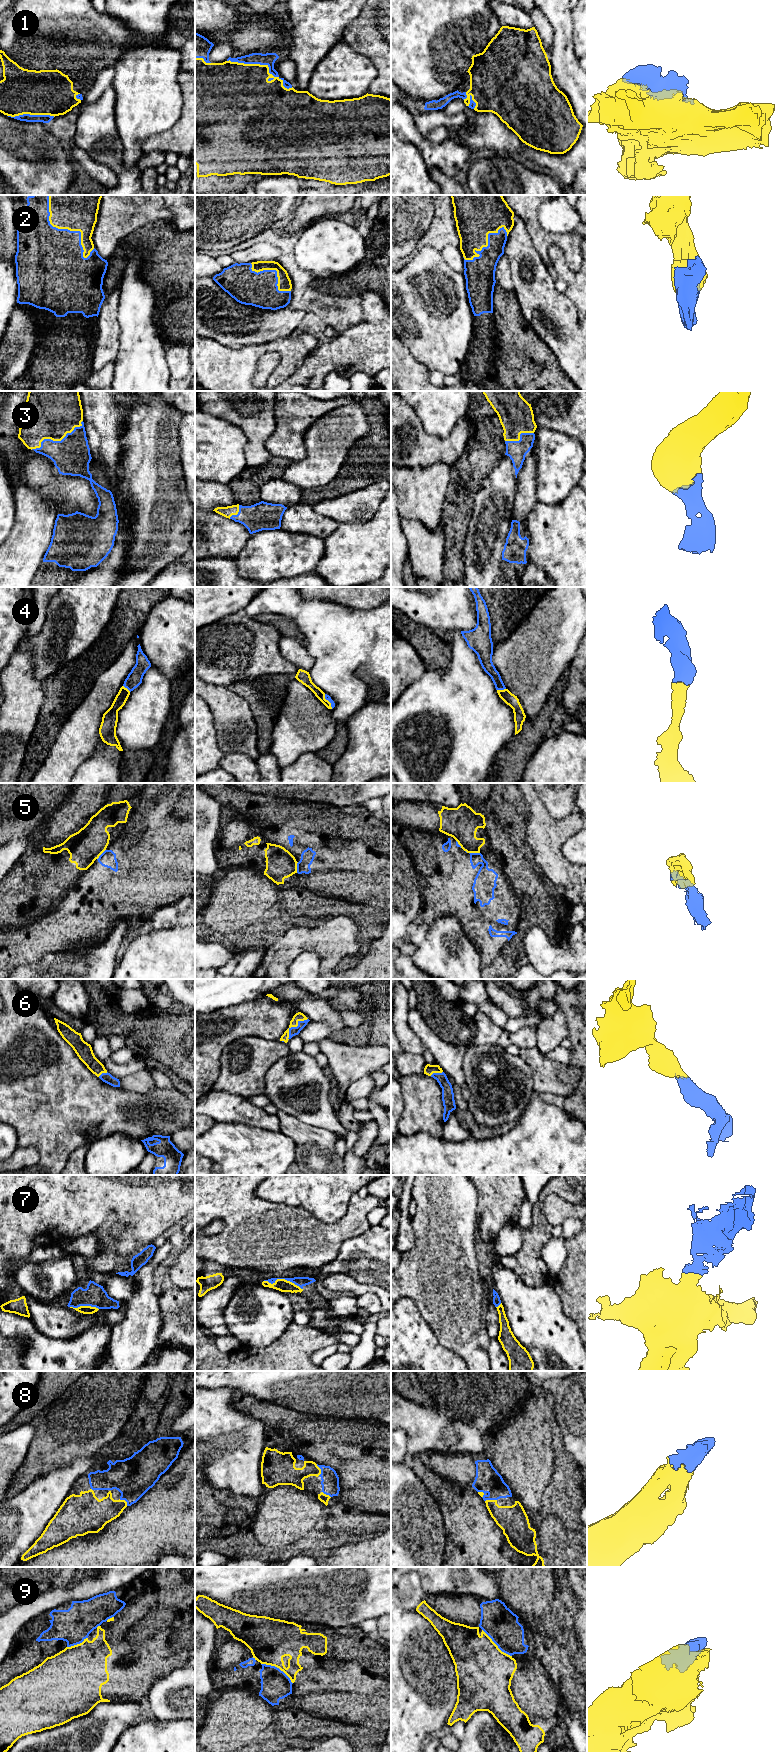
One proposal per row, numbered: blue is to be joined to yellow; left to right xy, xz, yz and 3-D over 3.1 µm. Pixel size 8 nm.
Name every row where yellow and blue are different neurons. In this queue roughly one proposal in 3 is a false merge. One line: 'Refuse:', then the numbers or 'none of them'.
Refuse: 5, 9

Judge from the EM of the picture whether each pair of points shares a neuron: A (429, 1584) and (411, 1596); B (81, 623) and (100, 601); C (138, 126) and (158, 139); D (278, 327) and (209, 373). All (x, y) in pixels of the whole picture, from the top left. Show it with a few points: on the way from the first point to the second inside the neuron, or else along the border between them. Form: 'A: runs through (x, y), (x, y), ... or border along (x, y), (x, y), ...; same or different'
A: border along (419, 1577), (422, 1583), (422, 1590), (426, 1594); different
B: runs through (83, 618), (95, 606); same
C: border along (173, 125), (149, 136), (143, 143), (142, 153); different
D: border along (274, 339), (236, 348), (227, 345); different

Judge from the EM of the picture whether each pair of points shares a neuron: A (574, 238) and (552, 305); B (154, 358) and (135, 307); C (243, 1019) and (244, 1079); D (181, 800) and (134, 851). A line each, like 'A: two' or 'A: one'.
A: two
B: one
C: two
D: one

